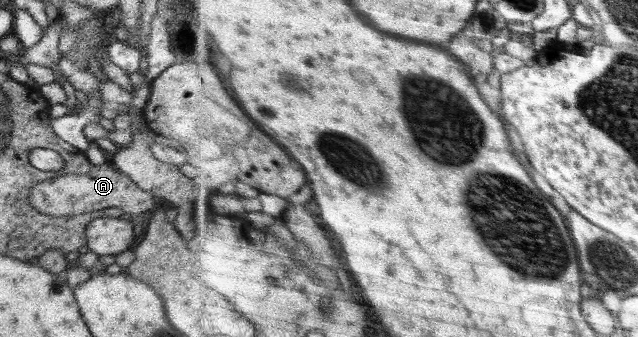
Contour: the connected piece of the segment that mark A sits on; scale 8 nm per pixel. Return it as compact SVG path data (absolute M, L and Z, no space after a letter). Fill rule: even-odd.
M109 158L102 165L91 164L90 170L85 174L63 173L62 176L47 178L30 189L28 198L32 208L41 214L56 217L116 207L134 218L140 218L146 210L153 209L163 202L152 193L140 189L129 176L117 170Z

